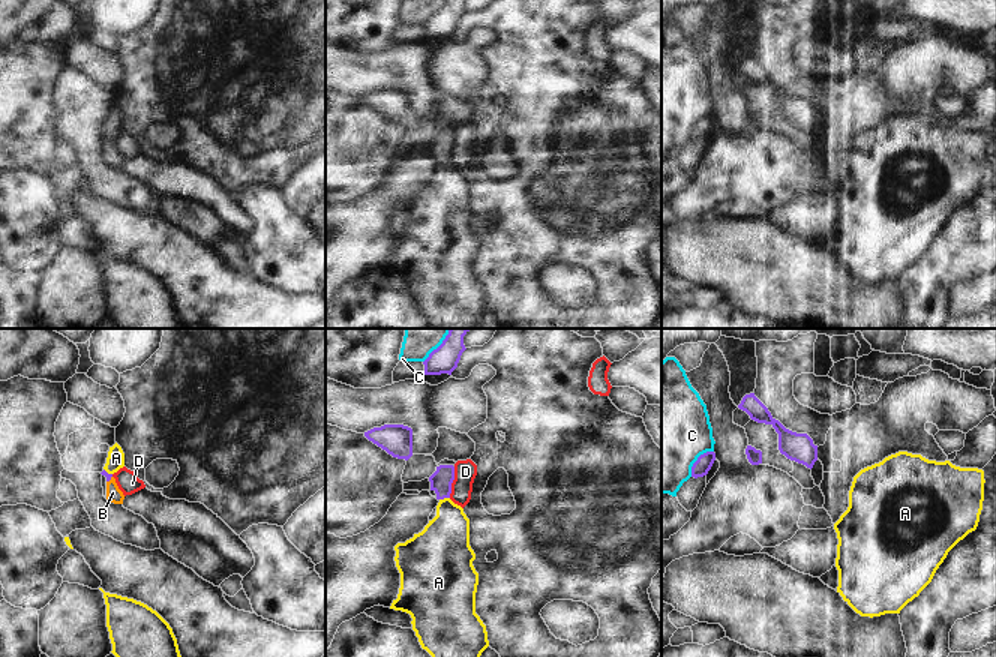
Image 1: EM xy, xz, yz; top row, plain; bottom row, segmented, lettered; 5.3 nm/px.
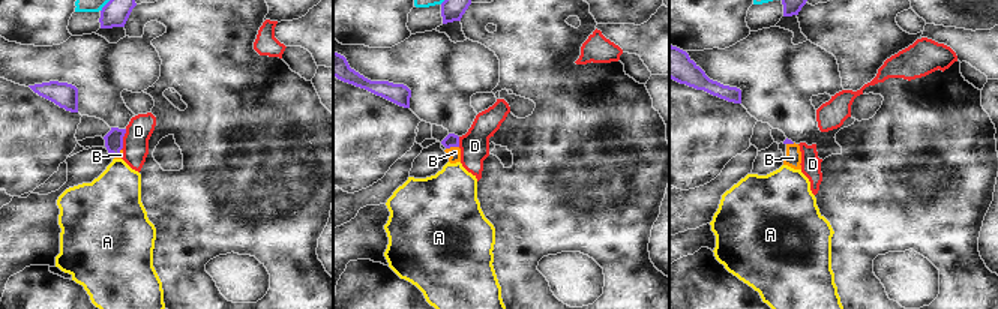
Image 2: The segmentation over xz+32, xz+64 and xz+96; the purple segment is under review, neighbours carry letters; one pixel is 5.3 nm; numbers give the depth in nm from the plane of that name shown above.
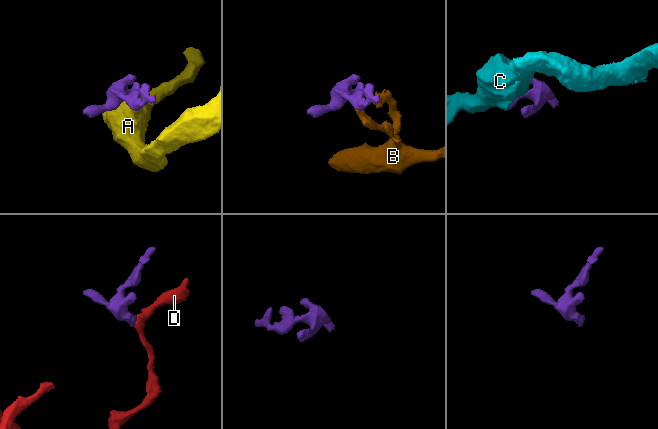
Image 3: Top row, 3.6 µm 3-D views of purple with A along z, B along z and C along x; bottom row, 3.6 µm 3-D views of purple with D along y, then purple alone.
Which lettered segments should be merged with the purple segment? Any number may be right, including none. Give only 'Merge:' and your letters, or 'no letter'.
Merge: B

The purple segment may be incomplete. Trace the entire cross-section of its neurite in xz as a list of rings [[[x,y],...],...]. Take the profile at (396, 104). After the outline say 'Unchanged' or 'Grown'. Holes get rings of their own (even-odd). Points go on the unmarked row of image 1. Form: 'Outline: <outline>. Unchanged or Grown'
Outline: [[[384,88],[364,96],[364,100],[398,123],[412,120],[412,93],[404,88]]]. Unchanged.

